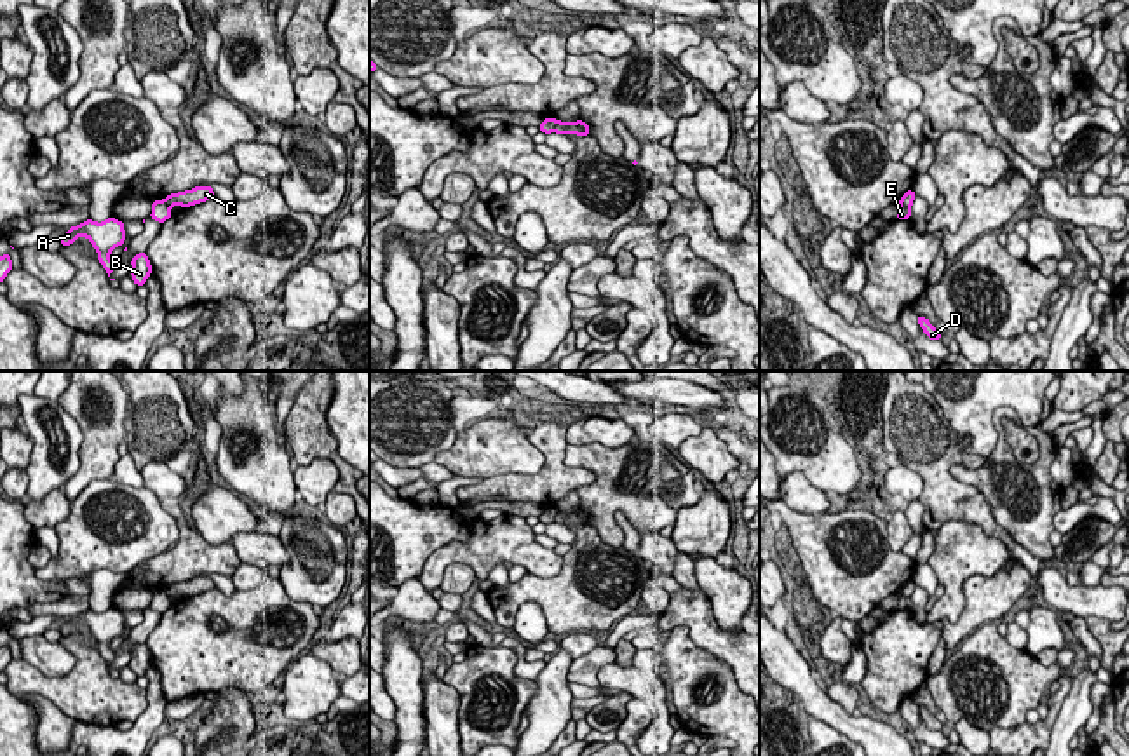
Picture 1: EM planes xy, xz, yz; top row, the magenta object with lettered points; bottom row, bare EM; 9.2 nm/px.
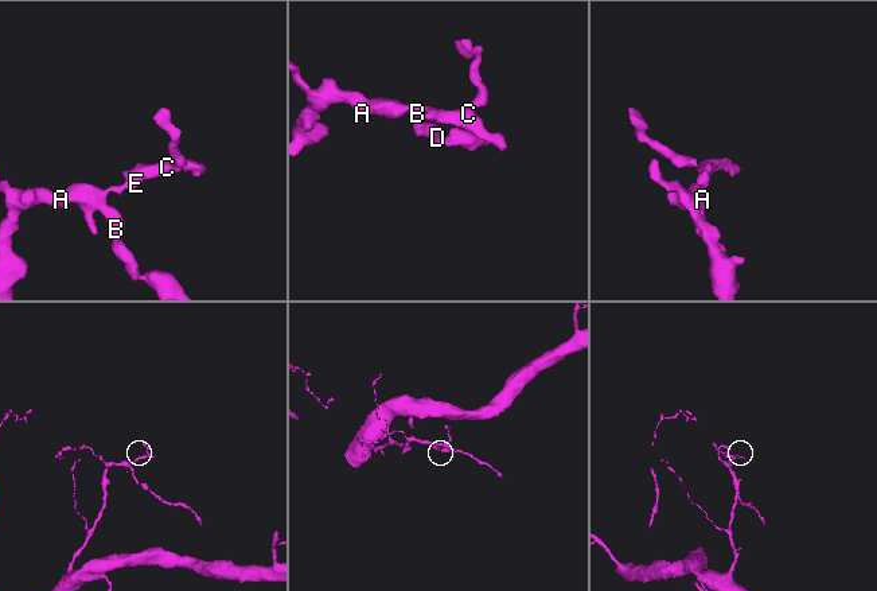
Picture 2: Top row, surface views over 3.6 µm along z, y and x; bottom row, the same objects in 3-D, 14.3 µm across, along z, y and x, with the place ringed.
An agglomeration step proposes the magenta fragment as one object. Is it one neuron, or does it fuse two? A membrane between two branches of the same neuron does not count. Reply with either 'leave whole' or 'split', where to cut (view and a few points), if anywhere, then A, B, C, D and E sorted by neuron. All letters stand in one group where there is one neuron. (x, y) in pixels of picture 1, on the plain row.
split | xz (558, 511), (553, 521) | A B D E / C

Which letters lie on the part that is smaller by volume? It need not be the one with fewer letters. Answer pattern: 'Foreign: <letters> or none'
Foreign: C

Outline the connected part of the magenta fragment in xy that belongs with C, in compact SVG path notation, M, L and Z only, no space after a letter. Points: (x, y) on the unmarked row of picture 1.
M195 577L186 582L171 584L164 591L169 597L172 597L172 596L190 597L190 596L206 592L213 587L216 587L216 585L211 577Z

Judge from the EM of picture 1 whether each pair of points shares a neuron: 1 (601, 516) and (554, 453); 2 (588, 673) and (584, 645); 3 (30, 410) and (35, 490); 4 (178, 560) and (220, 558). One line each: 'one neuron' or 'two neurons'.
1: two neurons
2: two neurons
3: one neuron
4: one neuron

